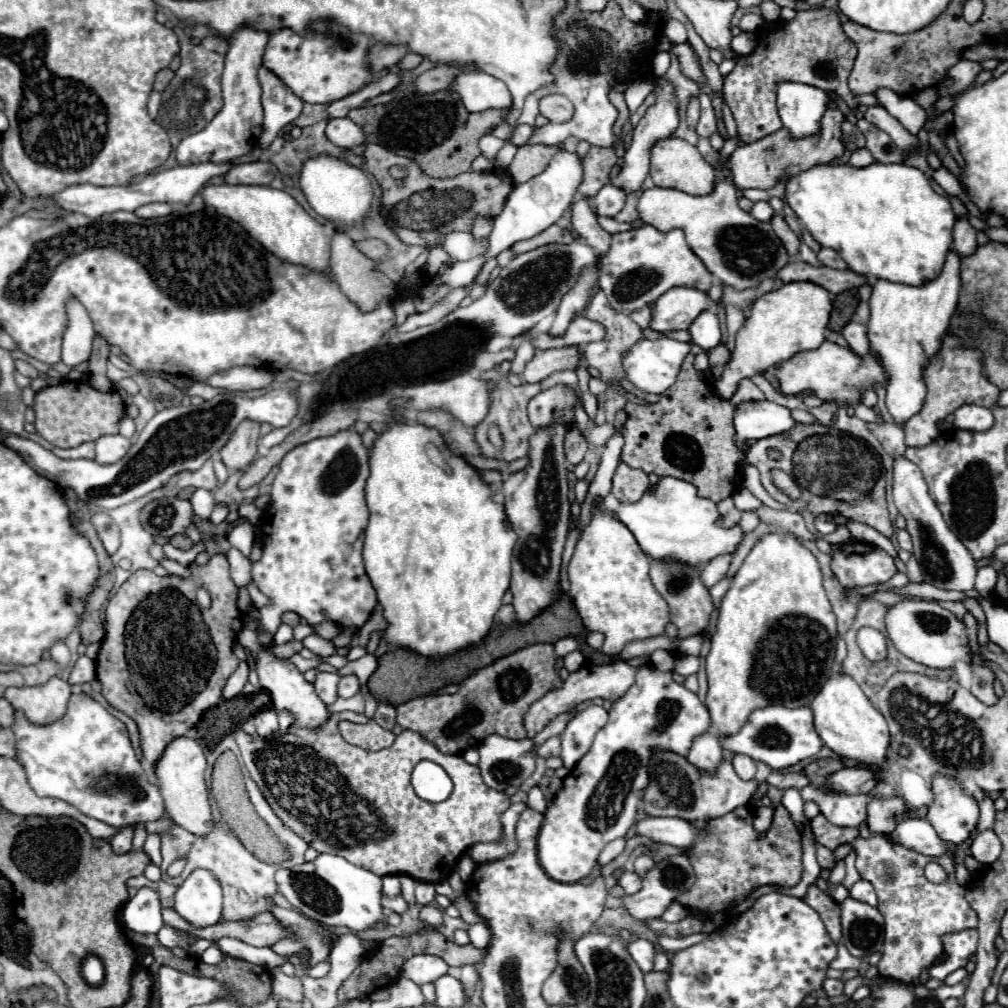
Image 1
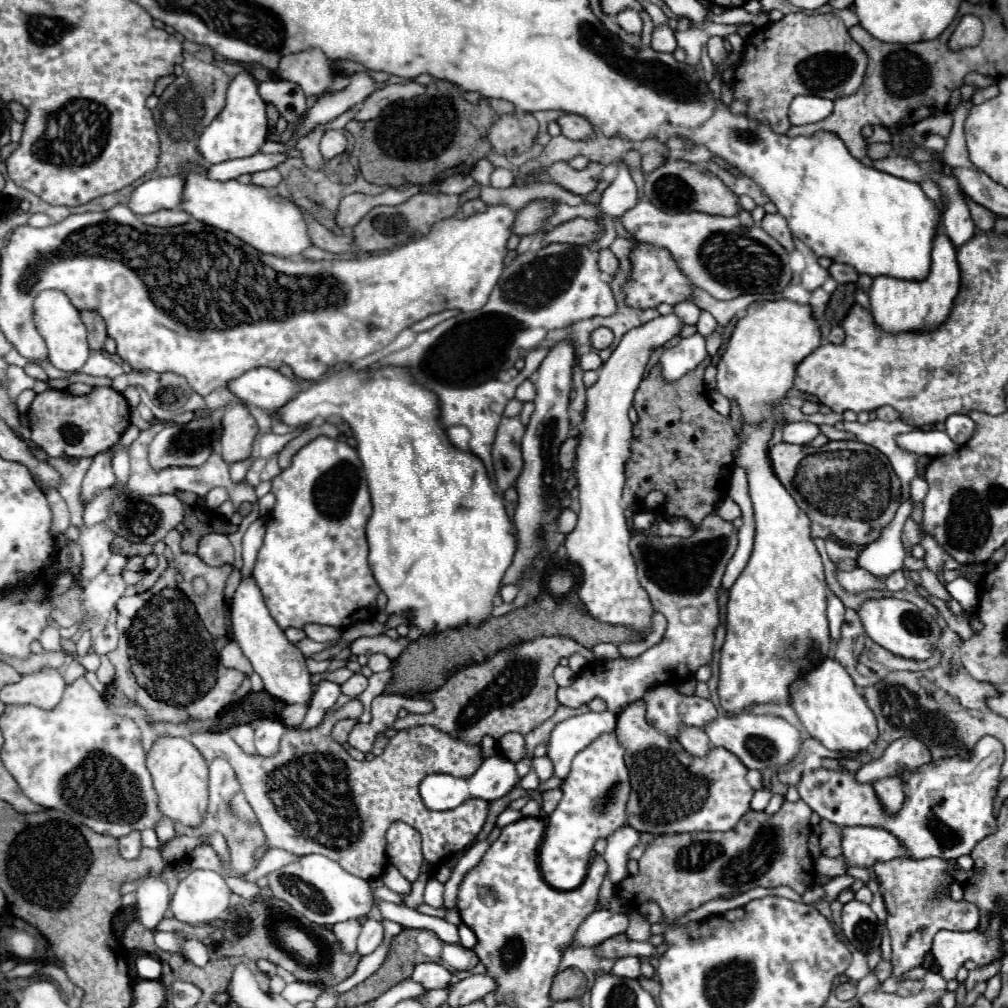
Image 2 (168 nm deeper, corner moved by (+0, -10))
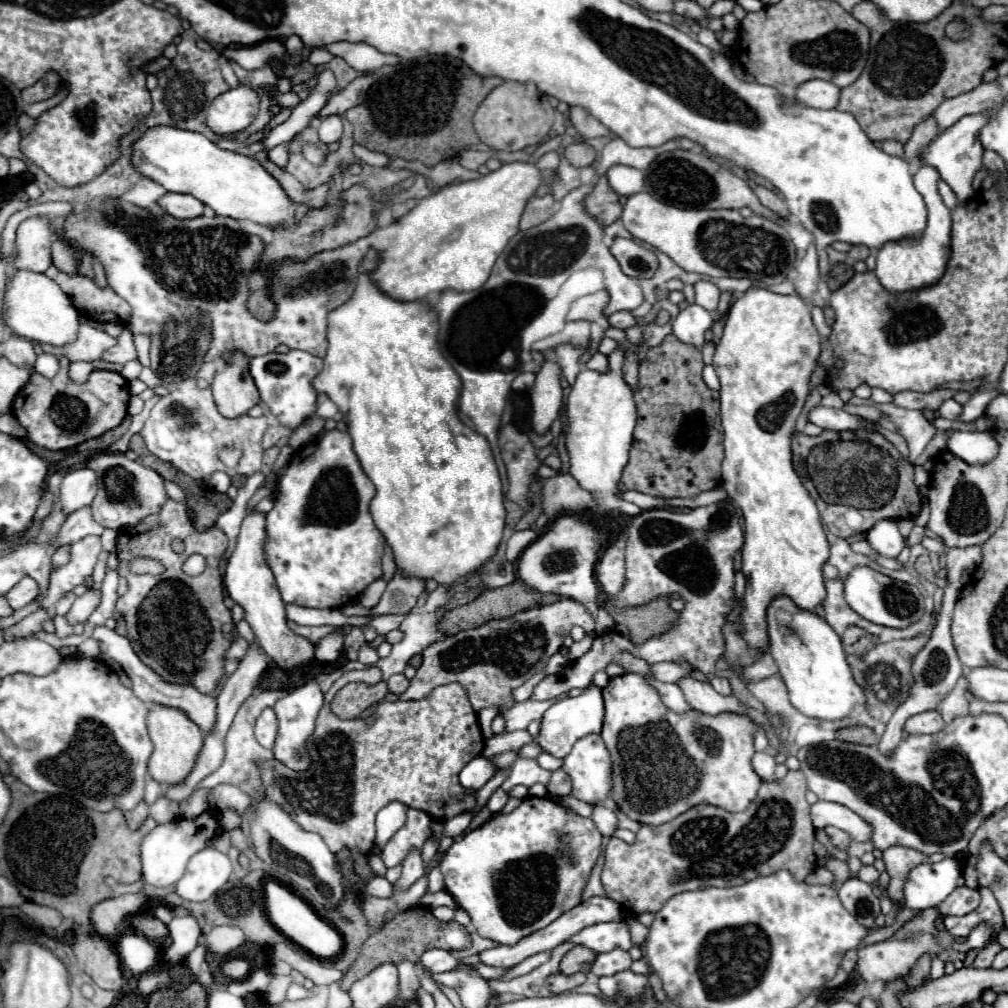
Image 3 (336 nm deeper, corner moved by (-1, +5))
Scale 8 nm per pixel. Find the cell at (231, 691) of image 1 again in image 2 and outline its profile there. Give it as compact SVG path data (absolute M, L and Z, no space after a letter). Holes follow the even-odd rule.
M230 640L222 652L220 652L220 662L226 666L226 668L236 668L236 670L242 670L244 674L252 674L252 664L250 660L242 654L242 650L238 648L238 644L234 640Z

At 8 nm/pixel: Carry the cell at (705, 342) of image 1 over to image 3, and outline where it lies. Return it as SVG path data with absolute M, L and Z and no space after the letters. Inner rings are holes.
M697 281L695 283L695 301L707 311L715 311L719 303L719 289L709 281Z

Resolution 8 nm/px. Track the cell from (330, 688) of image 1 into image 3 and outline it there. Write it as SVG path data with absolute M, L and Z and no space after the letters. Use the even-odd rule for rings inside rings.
M309 681L301 687L293 689L291 693L287 693L283 699L279 699L275 703L273 709L275 709L277 719L279 719L279 735L277 735L277 741L275 741L275 747L273 747L275 759L279 759L281 763L285 763L287 767L291 767L295 771L305 771L311 765L305 741L313 733L315 719L317 719L321 705L323 705L323 691L319 689L317 681Z

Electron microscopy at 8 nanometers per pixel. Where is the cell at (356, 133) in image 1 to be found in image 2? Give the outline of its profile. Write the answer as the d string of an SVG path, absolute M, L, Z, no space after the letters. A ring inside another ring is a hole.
M326 130L320 140L320 152L326 160L330 160L338 154L344 154L346 146L348 146L348 140L342 130Z

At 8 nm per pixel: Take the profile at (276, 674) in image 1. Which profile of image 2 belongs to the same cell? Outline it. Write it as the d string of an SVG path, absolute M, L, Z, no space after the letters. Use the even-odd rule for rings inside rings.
M252 576L242 580L234 592L234 598L230 602L230 622L232 622L232 638L240 644L242 652L252 662L254 672L260 674L264 690L284 700L286 704L308 704L312 696L312 682L310 682L312 676L308 672L306 658L284 636L284 630L270 616L264 604L264 596Z

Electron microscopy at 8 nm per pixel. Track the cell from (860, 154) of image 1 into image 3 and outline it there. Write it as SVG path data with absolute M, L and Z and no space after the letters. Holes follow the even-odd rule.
M967 115L961 121L957 121L953 127L941 131L921 153L919 153L919 161L923 165L931 165L933 169L937 169L939 177L953 189L953 193L957 195L959 205L967 205L967 201L975 195L971 181L973 175L983 167L981 165L981 155L983 155L983 145L979 141L979 131L981 127L987 123L987 115Z

